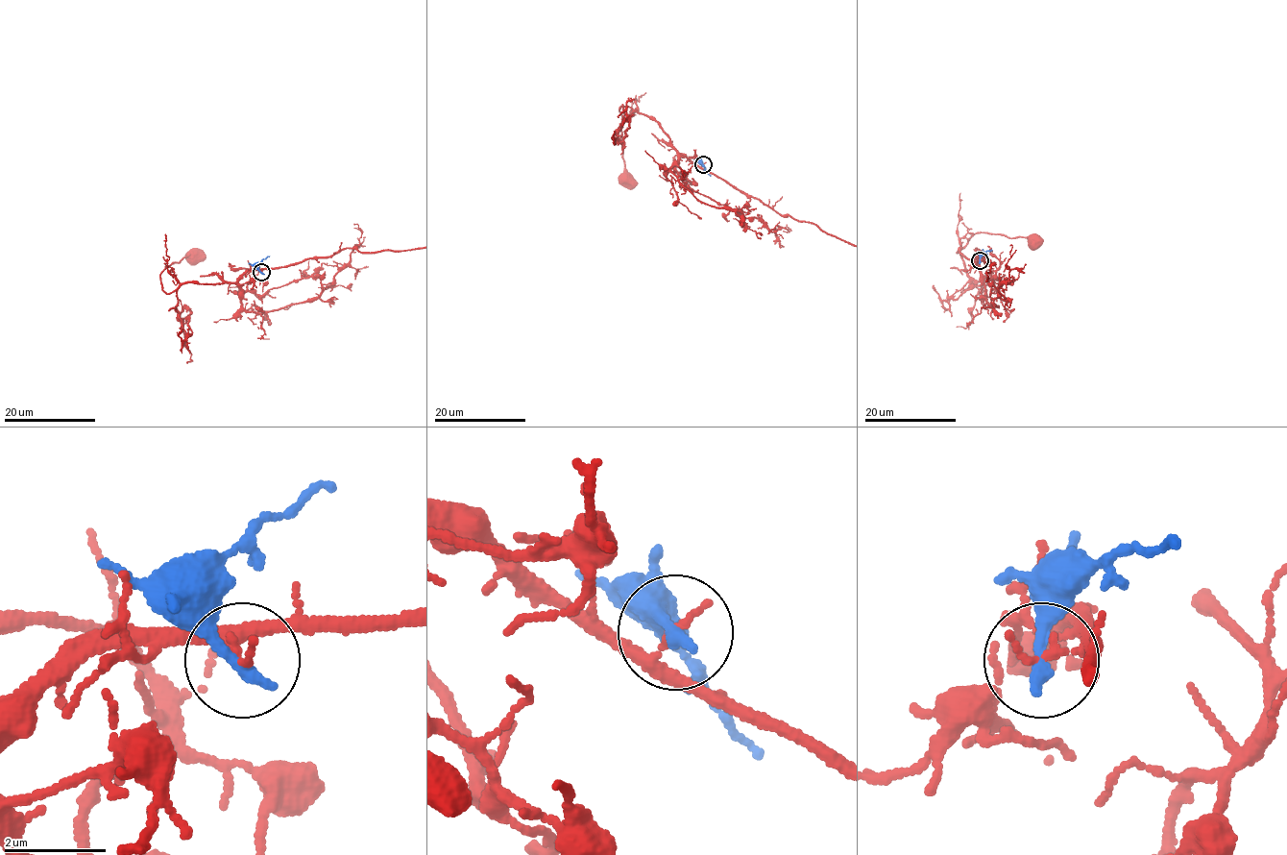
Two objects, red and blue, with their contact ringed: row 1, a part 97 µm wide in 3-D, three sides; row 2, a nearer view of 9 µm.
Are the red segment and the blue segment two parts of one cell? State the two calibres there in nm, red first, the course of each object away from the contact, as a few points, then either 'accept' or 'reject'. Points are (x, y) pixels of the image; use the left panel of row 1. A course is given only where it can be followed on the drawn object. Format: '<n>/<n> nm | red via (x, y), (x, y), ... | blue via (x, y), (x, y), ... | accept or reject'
150/320 nm | red via (261, 272), (251, 270), (222, 284), (187, 281), (164, 292), (160, 276), (164, 267), (192, 256) | blue via (261, 272), (259, 262), (269, 256) | reject

